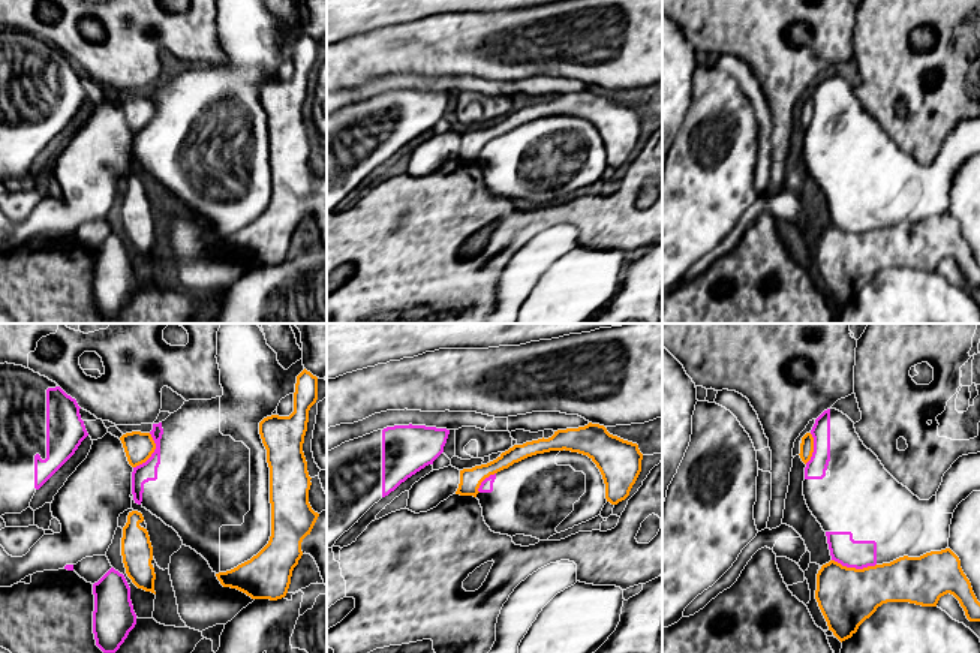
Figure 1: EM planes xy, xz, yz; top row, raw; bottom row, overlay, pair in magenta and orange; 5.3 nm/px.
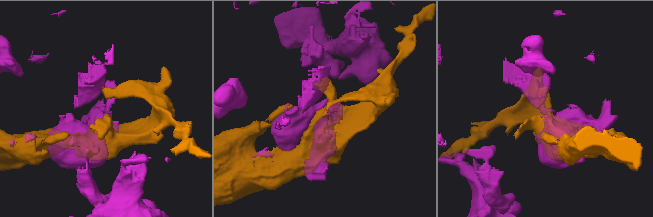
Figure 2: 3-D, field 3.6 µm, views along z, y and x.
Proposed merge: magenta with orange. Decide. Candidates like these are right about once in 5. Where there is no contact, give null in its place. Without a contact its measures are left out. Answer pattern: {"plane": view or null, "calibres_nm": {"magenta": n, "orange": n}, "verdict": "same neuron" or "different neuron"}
{"plane": "yz", "calibres_nm": {"magenta": 150, "orange": 320}, "verdict": "different neuron"}

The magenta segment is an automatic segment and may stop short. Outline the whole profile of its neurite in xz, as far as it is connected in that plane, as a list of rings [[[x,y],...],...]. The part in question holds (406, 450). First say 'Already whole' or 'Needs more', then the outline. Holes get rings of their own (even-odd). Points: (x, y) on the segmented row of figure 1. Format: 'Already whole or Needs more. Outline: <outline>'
Needs more. Outline: [[[394,425],[327,452],[327,550],[382,497],[444,452],[450,430]]]

